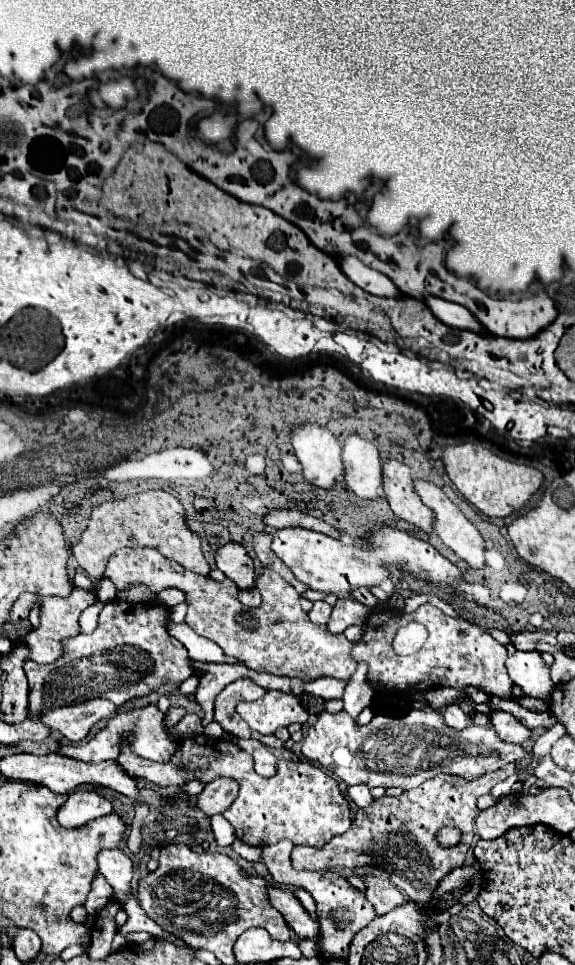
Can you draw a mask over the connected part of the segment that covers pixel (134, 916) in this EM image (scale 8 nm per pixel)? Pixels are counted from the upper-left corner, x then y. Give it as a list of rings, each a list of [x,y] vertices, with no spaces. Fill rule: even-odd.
[[[128,895],[128,897],[126,897],[124,909],[126,909],[126,913],[128,913],[128,921],[126,921],[126,925],[120,929],[122,935],[128,935],[128,933],[132,933],[132,931],[146,931],[146,933],[150,933],[150,935],[160,935],[160,937],[164,937],[164,939],[168,939],[168,941],[172,941],[172,943],[184,945],[184,941],[180,941],[178,937],[166,933],[166,931],[160,929],[154,921],[150,921],[150,917],[140,909],[140,905],[138,905],[138,901],[136,901],[134,895]]]

